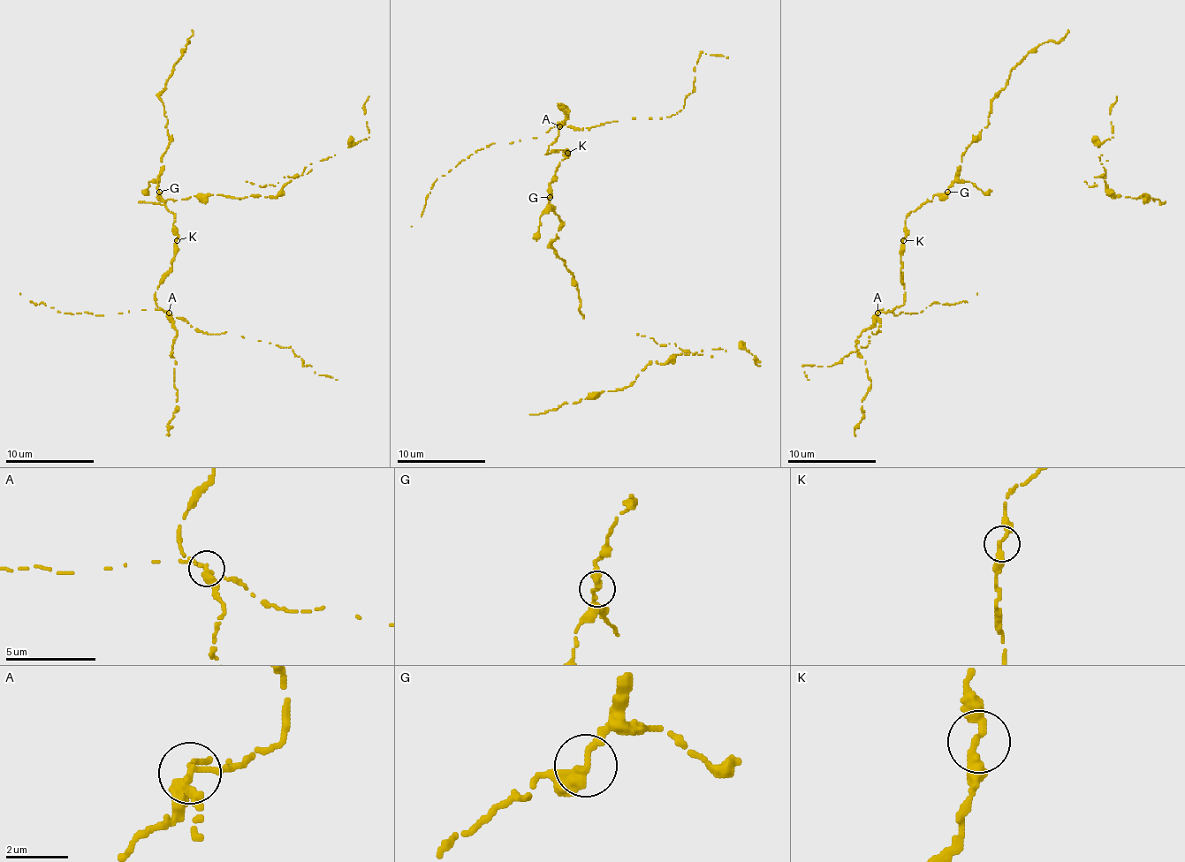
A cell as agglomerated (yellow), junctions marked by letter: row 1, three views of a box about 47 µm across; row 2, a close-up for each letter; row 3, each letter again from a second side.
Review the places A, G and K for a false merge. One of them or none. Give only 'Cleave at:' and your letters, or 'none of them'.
Cleave at: A

